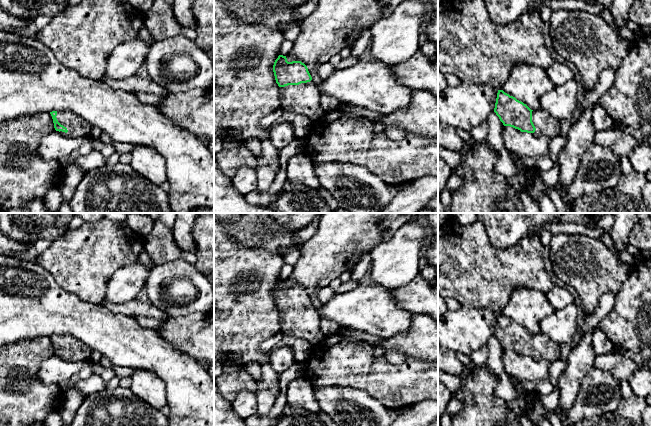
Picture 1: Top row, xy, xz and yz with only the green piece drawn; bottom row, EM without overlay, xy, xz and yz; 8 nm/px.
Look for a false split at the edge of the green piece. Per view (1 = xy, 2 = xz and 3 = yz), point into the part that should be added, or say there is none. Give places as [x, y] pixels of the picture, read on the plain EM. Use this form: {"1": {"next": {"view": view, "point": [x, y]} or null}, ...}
{"1": {"next": {"view": "xy", "point": [77, 351]}}, "2": {"next": {"view": "xz", "point": [304, 323]}}, "3": {"next": {"view": "yz", "point": [545, 349]}}}

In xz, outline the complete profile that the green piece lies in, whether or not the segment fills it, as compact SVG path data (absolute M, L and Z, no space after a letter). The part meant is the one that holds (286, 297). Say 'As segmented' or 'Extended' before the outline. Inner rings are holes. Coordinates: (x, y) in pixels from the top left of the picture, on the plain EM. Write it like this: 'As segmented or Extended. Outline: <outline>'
Extended. Outline: M279 279L273 289L276 307L280 311L280 326L284 335L294 336L310 342L314 348L320 346L320 316L301 285L288 286Z

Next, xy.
Extended. Outline: M64 334L52 335L50 338L53 343L55 354L66 361L80 362L90 358L92 349L74 336Z

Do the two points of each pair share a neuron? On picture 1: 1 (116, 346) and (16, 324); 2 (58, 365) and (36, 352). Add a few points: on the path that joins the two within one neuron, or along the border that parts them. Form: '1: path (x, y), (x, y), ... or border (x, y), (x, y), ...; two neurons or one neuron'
1: path (91, 323), (41, 322); one neuron
2: border (54, 353), (39, 366), (38, 379), (41, 382); two neurons

